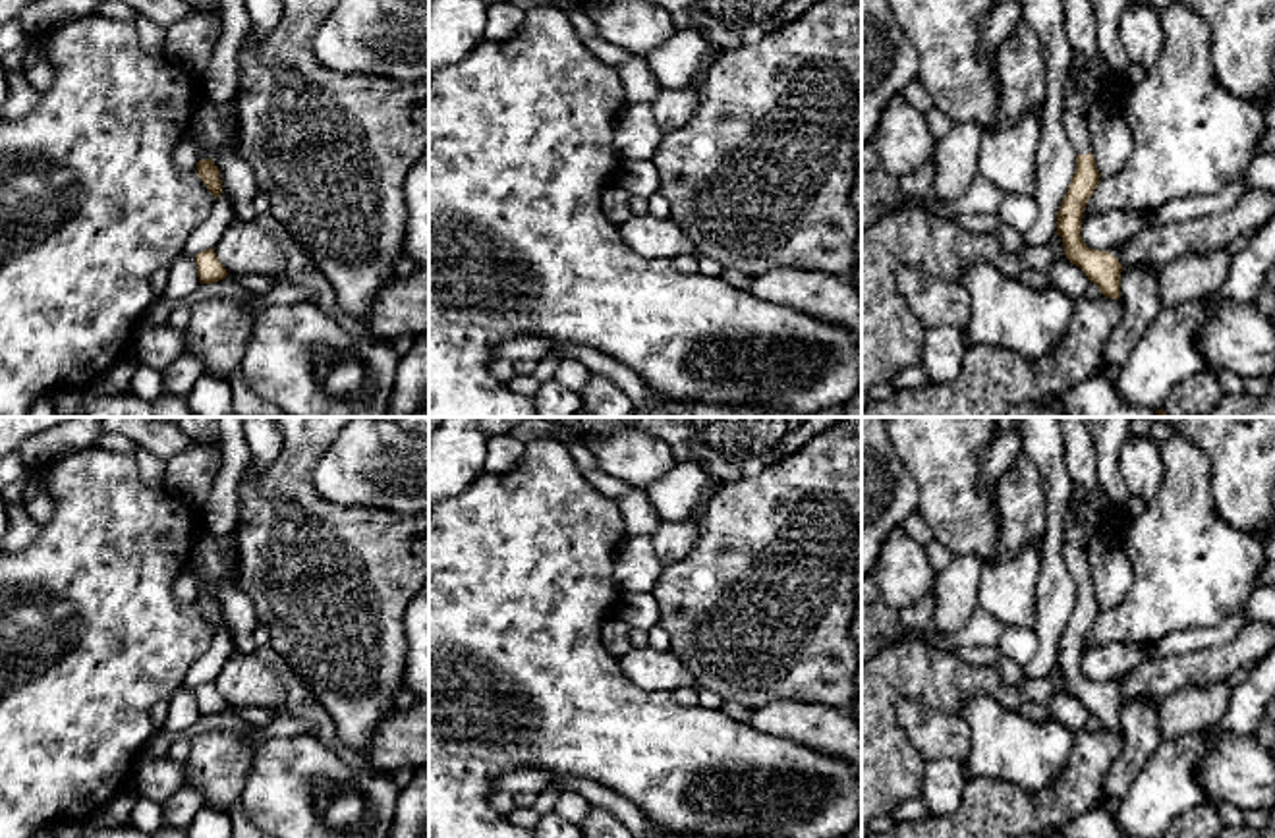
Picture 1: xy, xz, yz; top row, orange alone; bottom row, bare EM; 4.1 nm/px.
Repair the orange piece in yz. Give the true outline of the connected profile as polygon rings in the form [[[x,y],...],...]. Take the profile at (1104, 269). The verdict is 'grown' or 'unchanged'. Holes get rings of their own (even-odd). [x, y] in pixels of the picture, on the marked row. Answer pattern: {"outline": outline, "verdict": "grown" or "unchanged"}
{"outline": [[[1070,70],[1062,91],[1061,122],[1076,151],[1076,172],[1057,212],[1057,236],[1062,237],[1066,259],[1080,266],[1105,297],[1120,299],[1122,265],[1109,251],[1088,247],[1080,236],[1084,209],[1101,178],[1088,129],[1088,116],[1097,108],[1095,98]]], "verdict": "grown"}

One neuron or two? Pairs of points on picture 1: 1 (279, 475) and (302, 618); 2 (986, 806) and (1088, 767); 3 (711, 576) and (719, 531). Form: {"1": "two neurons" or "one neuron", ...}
{"1": "one neuron", "2": "one neuron", "3": "one neuron"}

